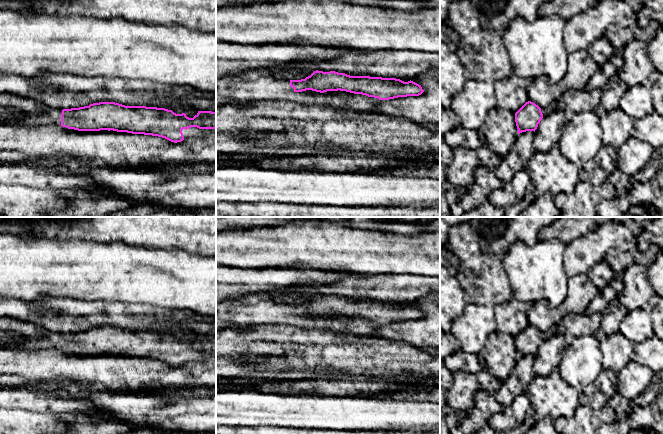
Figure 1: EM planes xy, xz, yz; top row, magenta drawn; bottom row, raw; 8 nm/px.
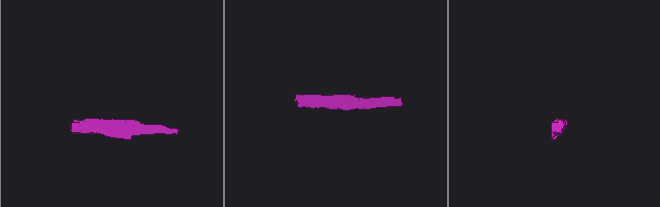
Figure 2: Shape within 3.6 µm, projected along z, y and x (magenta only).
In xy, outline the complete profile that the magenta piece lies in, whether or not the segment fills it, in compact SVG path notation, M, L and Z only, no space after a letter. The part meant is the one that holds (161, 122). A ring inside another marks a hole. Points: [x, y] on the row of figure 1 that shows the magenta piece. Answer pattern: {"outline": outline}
{"outline": "M0 92L0 108L9 114L8 118L0 119L0 123L12 125L58 125L78 131L113 130L158 136L174 143L187 138L205 137L216 133L216 112L212 111L198 111L193 118L189 118L185 113L176 114L165 108L125 106L115 102L99 102L79 108L63 109L51 107L37 99L6 92Z"}

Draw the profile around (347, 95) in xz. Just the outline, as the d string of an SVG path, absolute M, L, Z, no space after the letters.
M306 90L306 91L302 91L301 93L304 93L306 95L309 96L325 96L325 95L331 95L331 96L337 96L337 97L342 97L345 99L350 99L352 96L356 95L354 93L350 93L350 92L346 92L346 91L327 91L324 93L320 93L320 92L316 92L316 91L312 91L312 90Z

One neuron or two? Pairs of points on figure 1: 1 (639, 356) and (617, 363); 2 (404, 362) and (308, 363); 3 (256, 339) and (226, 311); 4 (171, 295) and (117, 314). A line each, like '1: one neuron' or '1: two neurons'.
1: two neurons
2: one neuron
3: two neurons
4: two neurons

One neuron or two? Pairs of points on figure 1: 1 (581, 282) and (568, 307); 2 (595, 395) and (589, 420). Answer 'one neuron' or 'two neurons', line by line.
1: one neuron
2: two neurons

